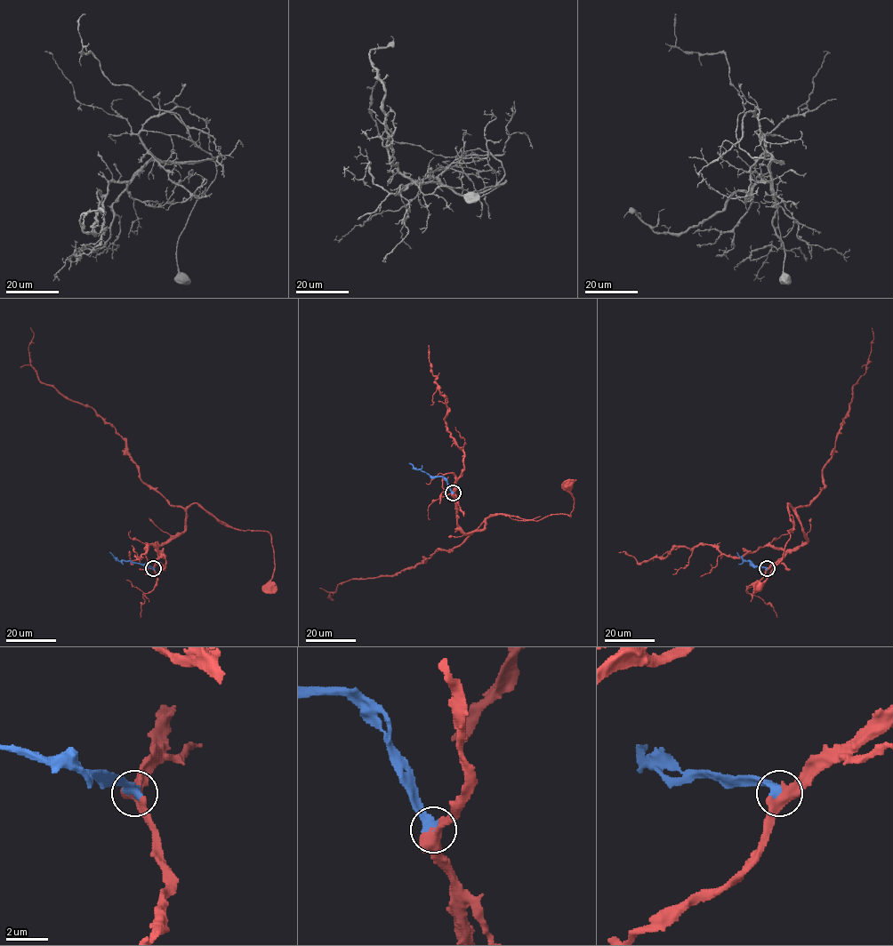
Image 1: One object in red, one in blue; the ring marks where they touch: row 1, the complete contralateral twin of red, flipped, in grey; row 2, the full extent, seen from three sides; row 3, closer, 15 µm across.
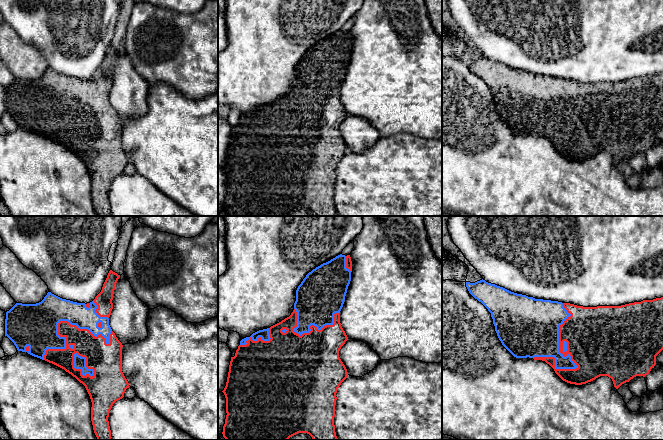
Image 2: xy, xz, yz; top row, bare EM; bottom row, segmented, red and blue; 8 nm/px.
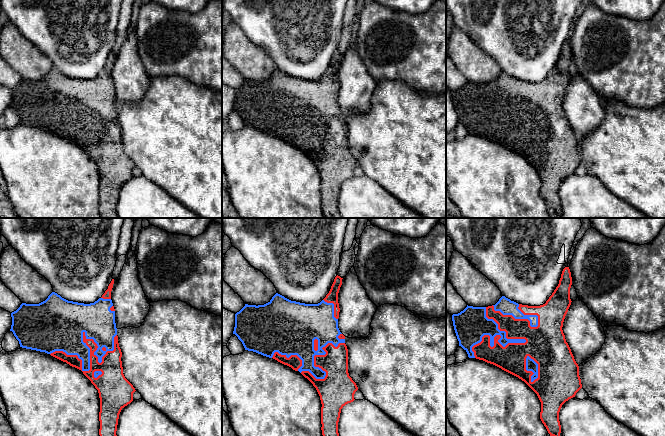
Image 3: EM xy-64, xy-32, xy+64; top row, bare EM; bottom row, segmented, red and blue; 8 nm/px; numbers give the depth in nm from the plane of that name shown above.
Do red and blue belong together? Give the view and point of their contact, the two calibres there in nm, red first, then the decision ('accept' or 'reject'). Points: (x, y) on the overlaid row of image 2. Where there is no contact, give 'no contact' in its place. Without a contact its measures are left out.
yz (559, 339) | 400/460 nm | accept

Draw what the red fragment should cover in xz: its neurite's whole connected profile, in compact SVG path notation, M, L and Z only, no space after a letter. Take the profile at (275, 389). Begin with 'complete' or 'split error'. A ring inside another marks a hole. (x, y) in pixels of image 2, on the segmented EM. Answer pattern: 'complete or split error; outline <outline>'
split error; outline M338 255L330 261L309 272L296 290L296 301L291 315L270 328L259 330L250 337L240 341L235 356L231 357L227 382L222 391L226 398L226 419L223 426L223 437L226 440L288 440L298 433L307 433L313 440L338 440L335 432L334 417L336 393L341 383L348 377L348 372L339 357L341 347L348 337L340 323L340 311L343 307L348 286L351 281L352 261L350 255Z

